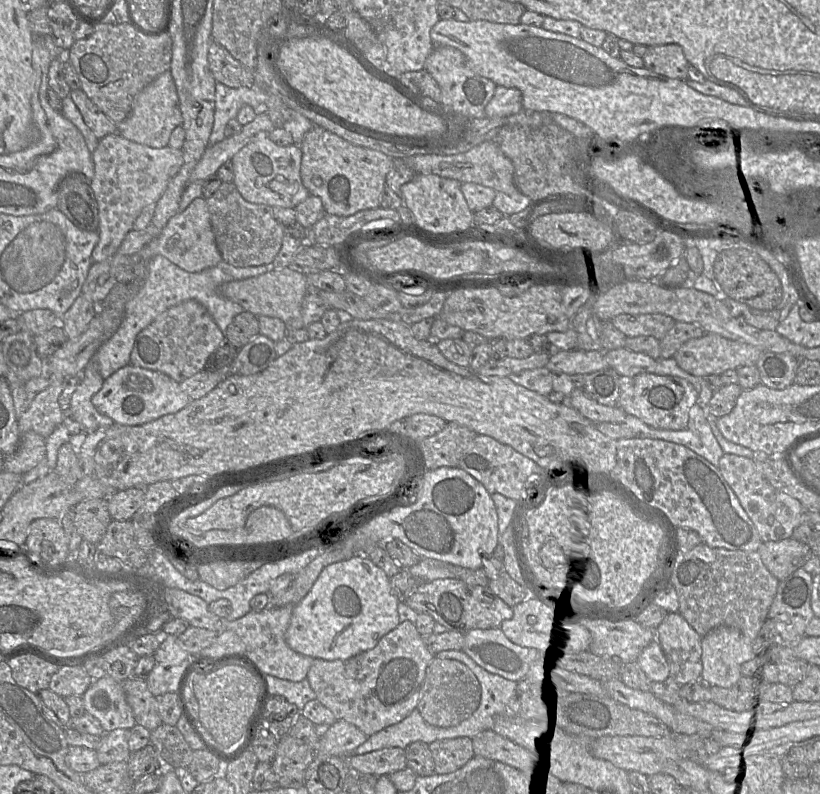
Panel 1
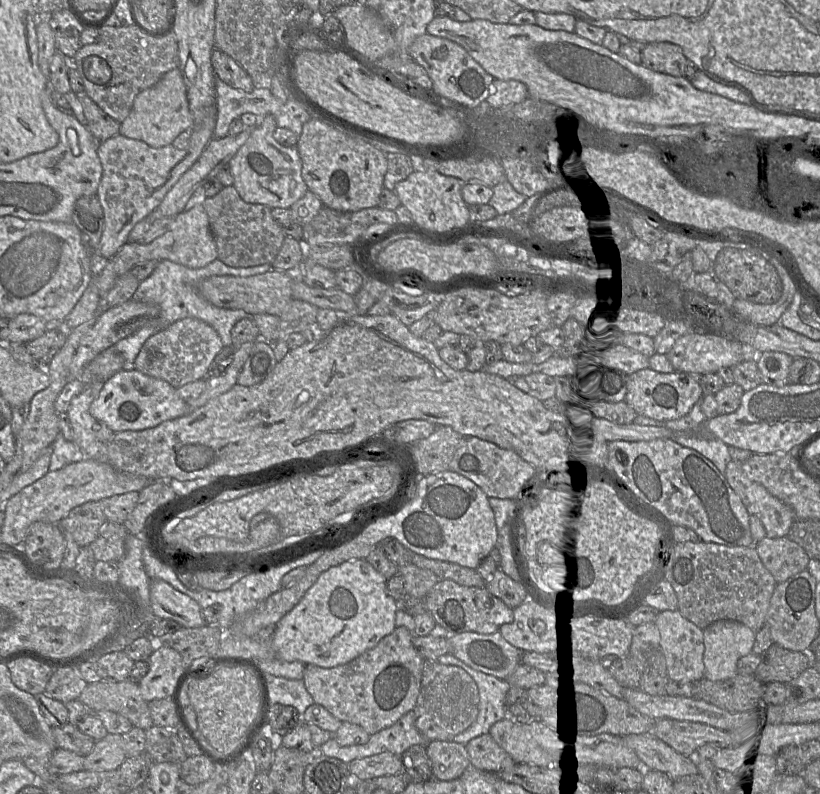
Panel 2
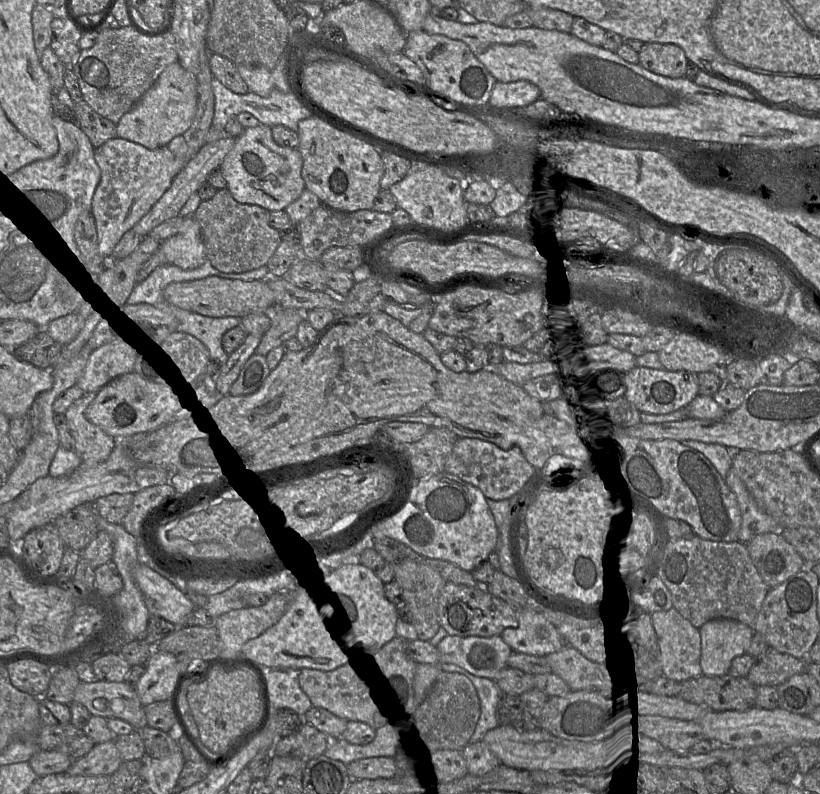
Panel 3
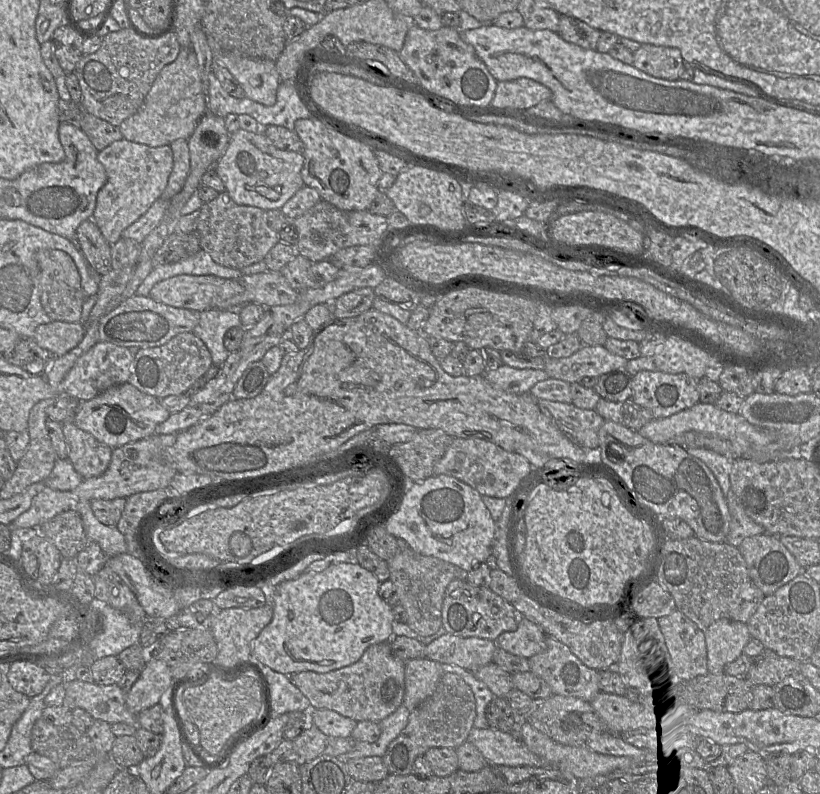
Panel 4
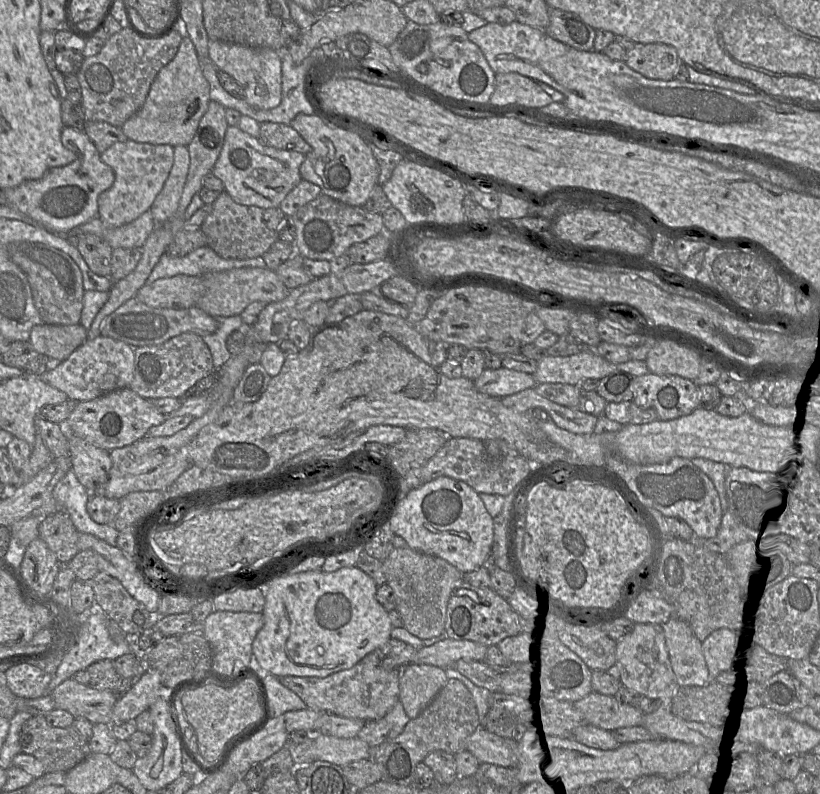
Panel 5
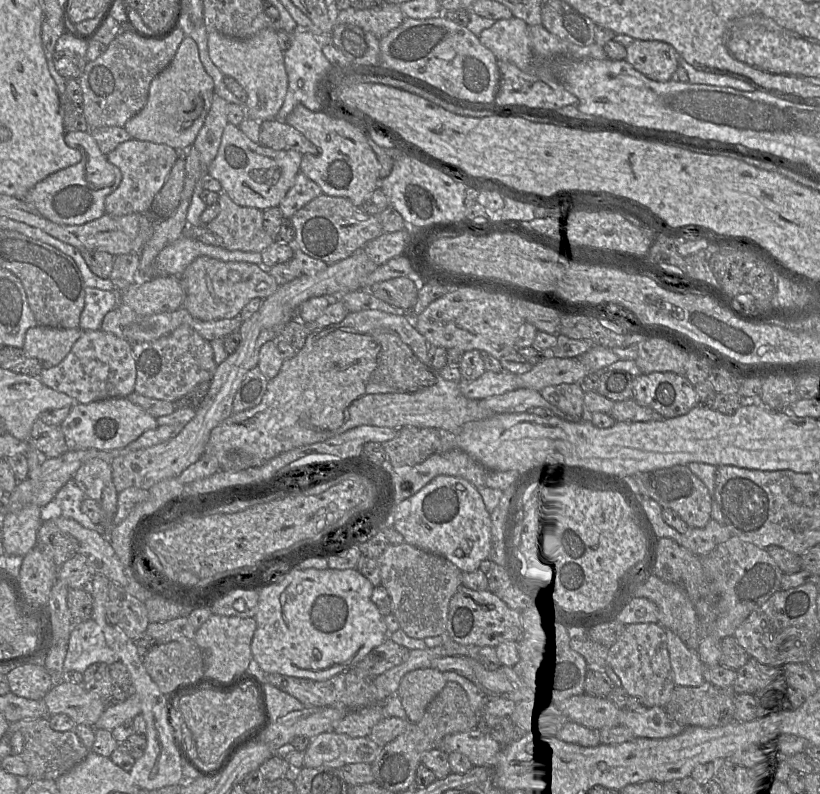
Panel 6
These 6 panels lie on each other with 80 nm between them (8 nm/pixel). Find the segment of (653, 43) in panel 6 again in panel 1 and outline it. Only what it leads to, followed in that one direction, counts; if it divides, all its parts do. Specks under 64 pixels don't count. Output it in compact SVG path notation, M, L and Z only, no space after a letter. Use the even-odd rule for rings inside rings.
M679 44L647 46L644 67L665 77L686 81L689 62Z

